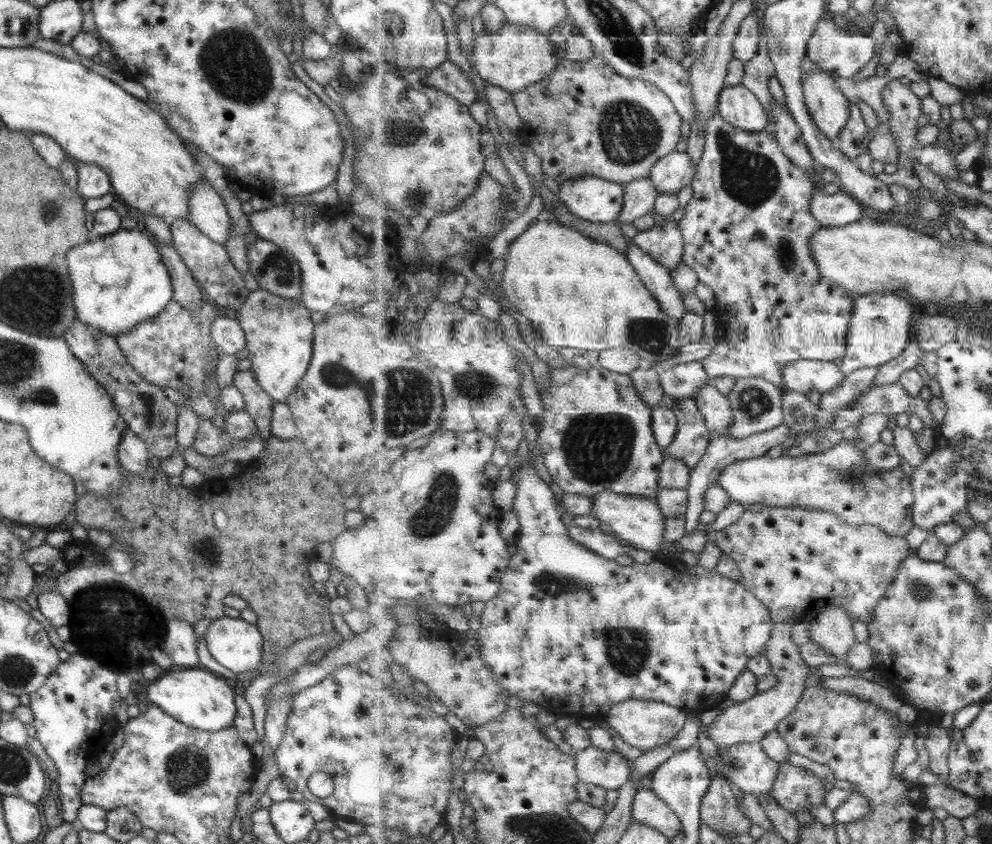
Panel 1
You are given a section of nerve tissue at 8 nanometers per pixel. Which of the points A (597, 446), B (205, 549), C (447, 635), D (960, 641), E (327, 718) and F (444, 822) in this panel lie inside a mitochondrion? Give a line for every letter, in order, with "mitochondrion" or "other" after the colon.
A: mitochondrion
B: mitochondrion
C: other
D: mitochondrion
E: mitochondrion
F: other

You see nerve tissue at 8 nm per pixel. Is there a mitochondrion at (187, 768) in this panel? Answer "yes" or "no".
yes

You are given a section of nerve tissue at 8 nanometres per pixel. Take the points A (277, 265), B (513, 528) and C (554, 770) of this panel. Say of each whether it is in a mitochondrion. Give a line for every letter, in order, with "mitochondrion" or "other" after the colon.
A: mitochondrion
B: other
C: other

